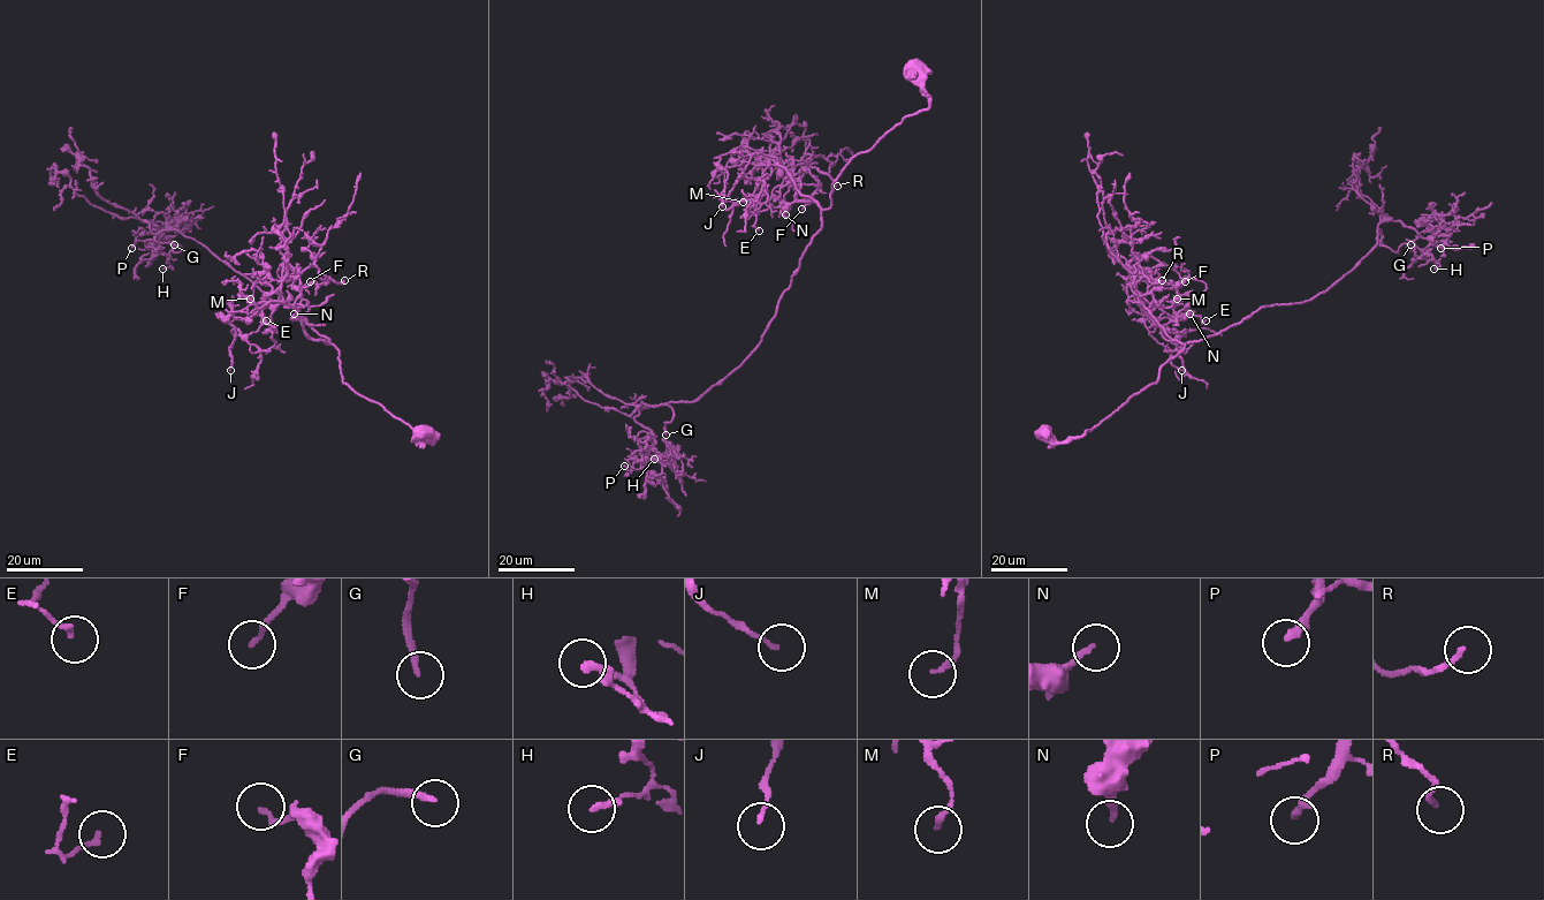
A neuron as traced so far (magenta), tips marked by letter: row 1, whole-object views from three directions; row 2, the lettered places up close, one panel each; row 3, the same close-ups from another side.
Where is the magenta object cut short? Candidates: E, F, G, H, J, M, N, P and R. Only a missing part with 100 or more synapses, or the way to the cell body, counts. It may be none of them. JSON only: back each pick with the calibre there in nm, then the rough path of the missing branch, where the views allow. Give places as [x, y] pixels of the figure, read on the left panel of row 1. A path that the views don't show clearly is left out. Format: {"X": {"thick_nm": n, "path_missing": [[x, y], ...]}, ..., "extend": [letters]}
{"G": {"thick_nm": 200, "path_missing": [[174, 244], [175, 237], [185, 231], [200, 249], [199, 263], [183, 274]]}, "extend": ["G"]}

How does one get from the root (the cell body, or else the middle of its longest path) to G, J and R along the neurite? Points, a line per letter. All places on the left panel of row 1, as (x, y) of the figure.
G: (423, 433), (436, 437), (342, 380), (339, 350), (297, 308), (175, 229), (154, 239), (179, 252), (174, 244)
J: (423, 433), (436, 437), (345, 384), (339, 350), (312, 339), (286, 302), (250, 303), (228, 318), (230, 370)
R: (423, 433), (436, 437), (358, 394), (342, 380), (339, 350), (304, 331), (299, 274), (314, 266), (344, 280)

